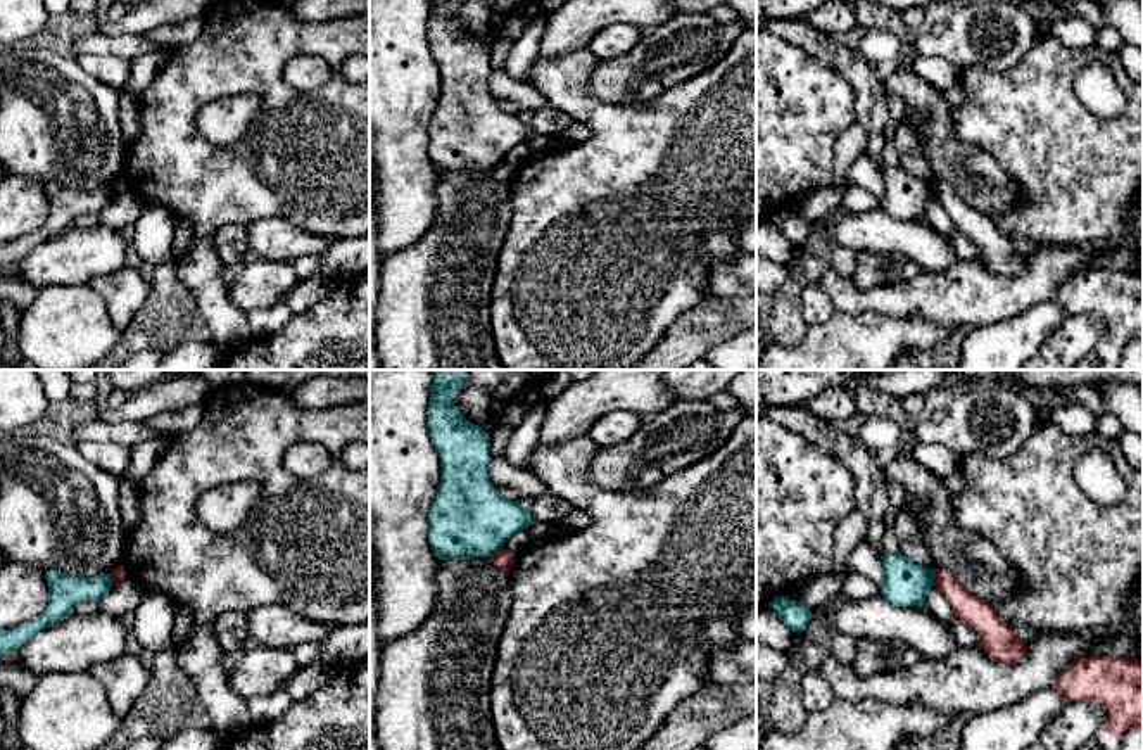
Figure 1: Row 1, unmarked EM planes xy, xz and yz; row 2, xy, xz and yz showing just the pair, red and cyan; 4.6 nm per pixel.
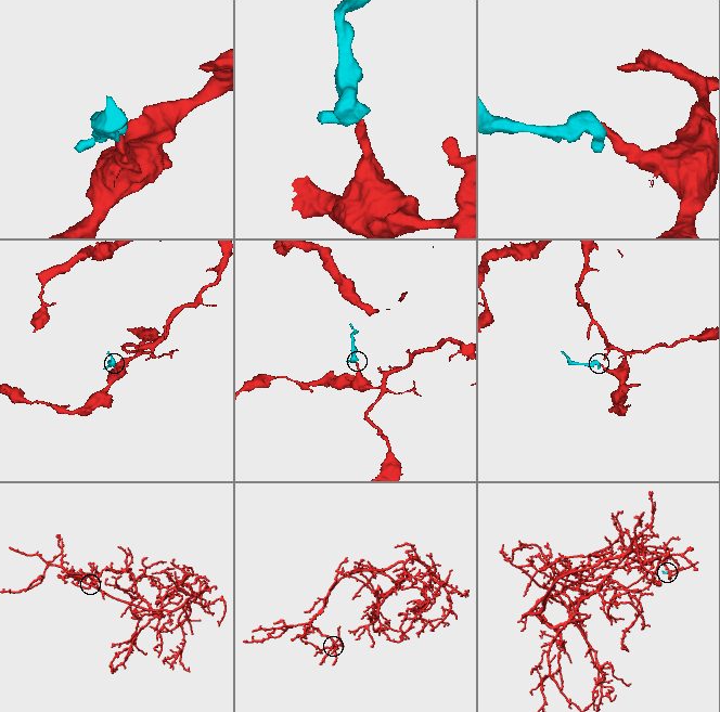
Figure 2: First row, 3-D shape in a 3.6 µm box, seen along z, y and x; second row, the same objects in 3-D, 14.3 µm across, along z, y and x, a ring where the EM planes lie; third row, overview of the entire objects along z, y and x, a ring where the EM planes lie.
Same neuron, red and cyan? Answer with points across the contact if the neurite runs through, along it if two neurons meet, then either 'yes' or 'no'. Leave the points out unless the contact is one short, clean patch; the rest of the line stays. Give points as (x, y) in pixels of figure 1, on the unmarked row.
along yz (931, 182), (934, 196) | no

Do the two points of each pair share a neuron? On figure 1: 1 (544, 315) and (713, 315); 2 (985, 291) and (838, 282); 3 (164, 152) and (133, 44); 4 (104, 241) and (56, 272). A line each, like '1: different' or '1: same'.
1: different
2: same
3: different
4: same

